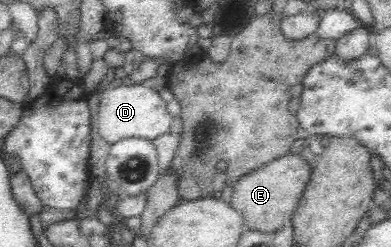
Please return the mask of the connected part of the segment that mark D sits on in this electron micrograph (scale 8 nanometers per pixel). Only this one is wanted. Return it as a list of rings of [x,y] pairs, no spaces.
[[[142,84],[122,85],[119,87],[108,88],[100,95],[100,104],[98,108],[98,134],[109,144],[116,143],[124,138],[138,137],[152,141],[160,135],[169,133],[173,118],[168,114],[166,108],[167,101],[162,99],[161,93],[156,93],[152,89]]]

